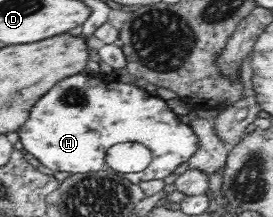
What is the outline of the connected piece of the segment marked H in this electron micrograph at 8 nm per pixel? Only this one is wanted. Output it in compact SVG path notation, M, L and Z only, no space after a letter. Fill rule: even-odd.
M77 73L63 78L59 84L52 86L31 107L28 119L18 128L18 136L23 151L32 154L43 166L54 170L54 172L69 172L77 174L84 172L99 172L111 169L105 160L105 152L121 142L138 142L149 148L152 160L149 166L141 172L125 173L133 183L144 180L162 179L171 174L179 164L187 162L191 155L197 150L198 138L187 120L177 116L162 99L149 96L145 89L139 90L132 84L123 83L117 88L117 94L113 92L107 102L95 102L95 100L107 100L107 92L95 86L95 78L89 78L87 74Z

